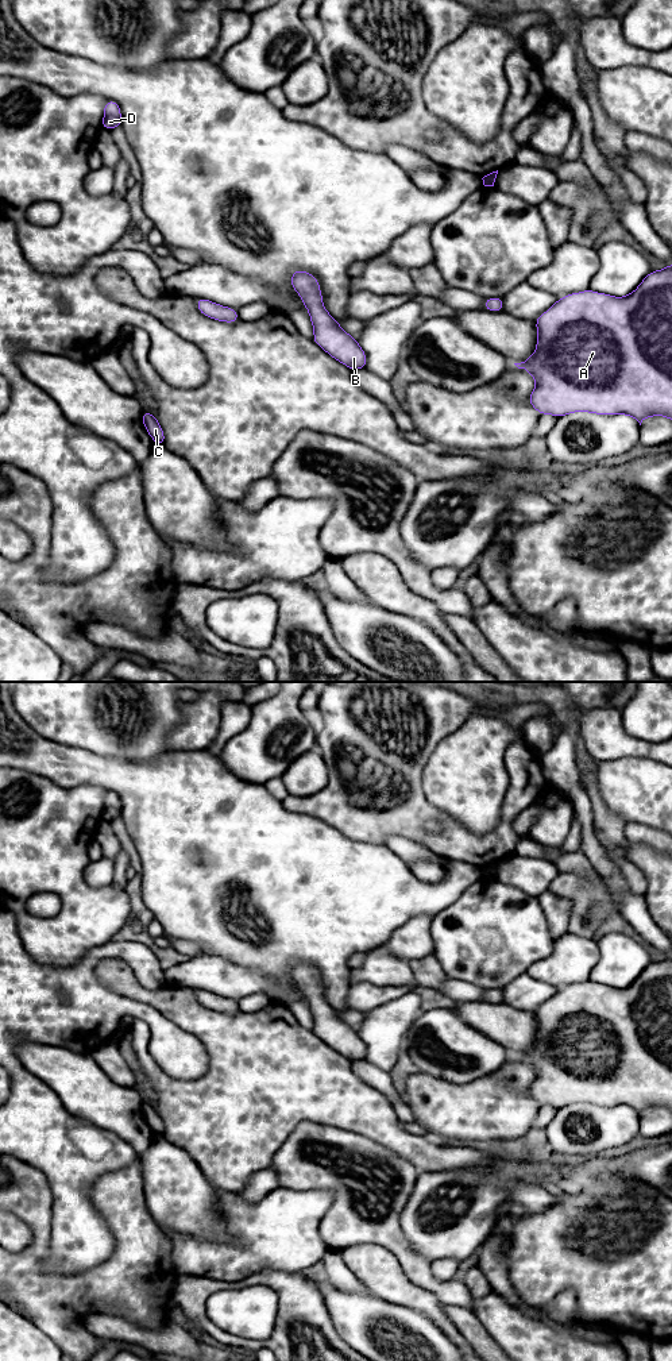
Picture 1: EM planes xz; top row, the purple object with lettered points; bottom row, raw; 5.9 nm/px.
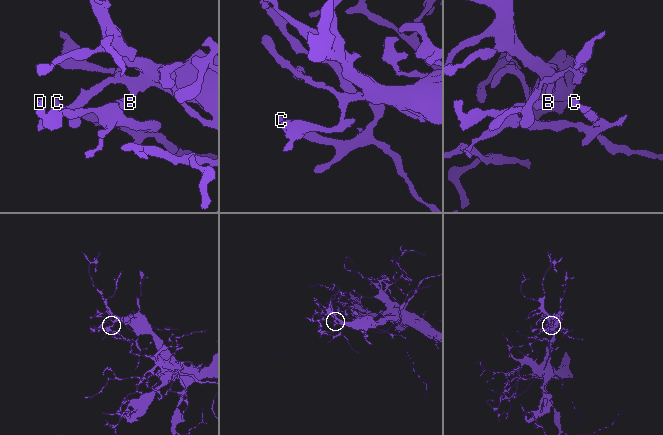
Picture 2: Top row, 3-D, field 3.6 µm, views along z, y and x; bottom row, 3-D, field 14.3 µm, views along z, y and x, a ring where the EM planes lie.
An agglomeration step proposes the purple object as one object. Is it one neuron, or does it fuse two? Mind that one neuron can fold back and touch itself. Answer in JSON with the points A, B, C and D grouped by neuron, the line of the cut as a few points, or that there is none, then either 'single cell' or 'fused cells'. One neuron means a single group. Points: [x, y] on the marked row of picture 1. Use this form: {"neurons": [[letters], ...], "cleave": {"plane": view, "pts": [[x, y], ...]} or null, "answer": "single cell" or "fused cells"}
{"neurons": [["A", "B", "C", "D"]], "cleave": null, "answer": "single cell"}

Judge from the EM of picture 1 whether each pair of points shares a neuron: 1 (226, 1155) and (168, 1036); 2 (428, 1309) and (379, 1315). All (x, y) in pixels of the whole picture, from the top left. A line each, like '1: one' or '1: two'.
1: two
2: two

